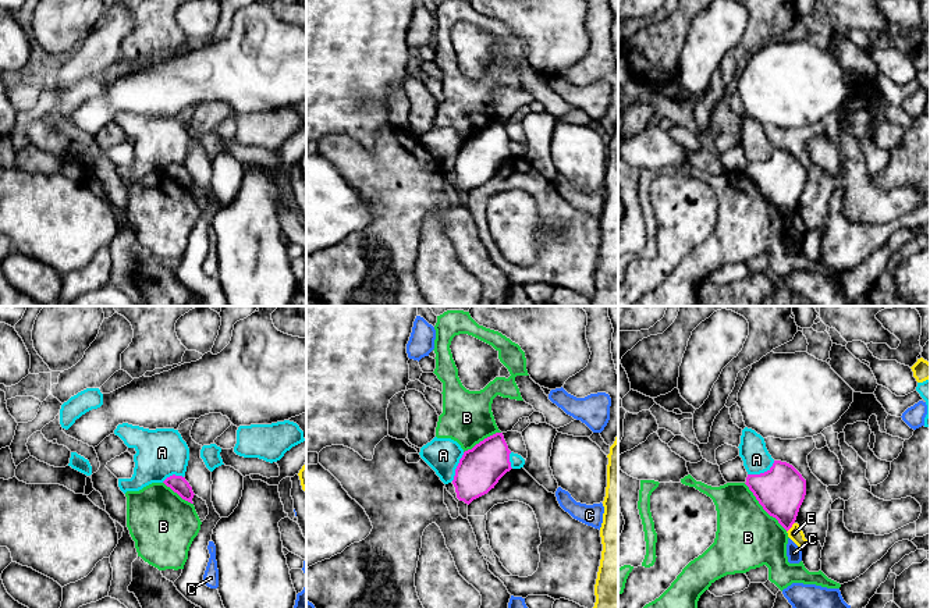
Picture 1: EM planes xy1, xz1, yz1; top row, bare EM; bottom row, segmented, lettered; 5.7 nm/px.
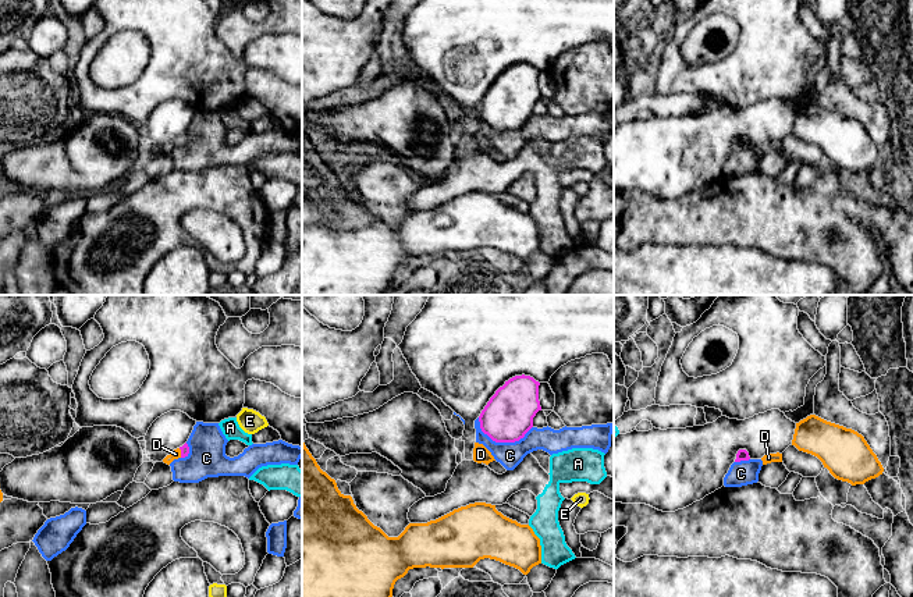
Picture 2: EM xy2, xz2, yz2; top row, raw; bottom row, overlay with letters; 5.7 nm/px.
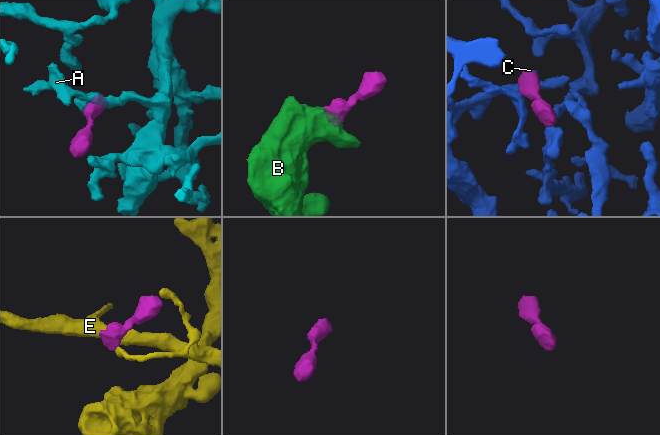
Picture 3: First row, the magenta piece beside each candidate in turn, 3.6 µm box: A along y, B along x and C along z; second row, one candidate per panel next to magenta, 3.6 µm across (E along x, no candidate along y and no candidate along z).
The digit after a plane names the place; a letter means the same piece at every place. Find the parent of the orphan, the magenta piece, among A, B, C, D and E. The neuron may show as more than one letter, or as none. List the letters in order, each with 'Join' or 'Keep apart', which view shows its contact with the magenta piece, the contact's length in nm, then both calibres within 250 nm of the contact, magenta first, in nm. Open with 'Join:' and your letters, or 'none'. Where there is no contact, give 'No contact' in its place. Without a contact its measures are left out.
Join: D
A: Keep apart. Touches magenta in yz1. Shared border 180 nm. Thickness 280 nm (magenta) against 160 nm
B: Keep apart. Touches magenta in yz1. Shared border 380 nm. Thickness 280 nm (magenta) against 360 nm
C: Keep apart. Touches magenta in xz2. Shared border 320 nm. Thickness 280 nm (magenta) against 150 nm
D: Join. Touches magenta in xy2. Shared border 60 nm. Thickness 50 nm (magenta) against 60 nm
E: Keep apart. Touches magenta in yz1. Shared border 80 nm. Thickness 280 nm (magenta) against 90 nm

